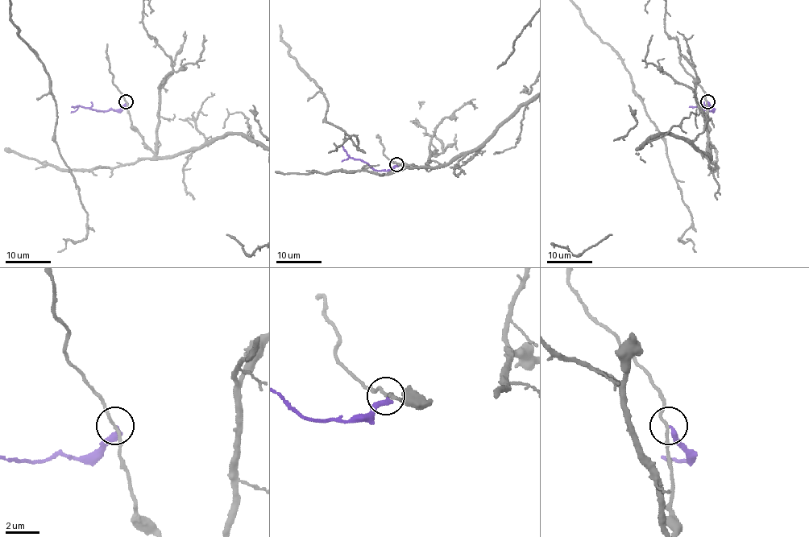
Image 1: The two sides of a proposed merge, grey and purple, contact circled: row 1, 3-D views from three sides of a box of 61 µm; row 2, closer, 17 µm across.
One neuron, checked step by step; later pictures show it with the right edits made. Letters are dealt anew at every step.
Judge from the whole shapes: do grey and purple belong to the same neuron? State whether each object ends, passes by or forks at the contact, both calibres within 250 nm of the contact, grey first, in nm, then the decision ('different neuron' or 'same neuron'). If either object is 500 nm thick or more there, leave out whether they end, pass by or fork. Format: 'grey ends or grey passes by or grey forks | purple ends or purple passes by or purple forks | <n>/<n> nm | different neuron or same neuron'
grey passes by | purple ends | 150/280 nm | different neuron

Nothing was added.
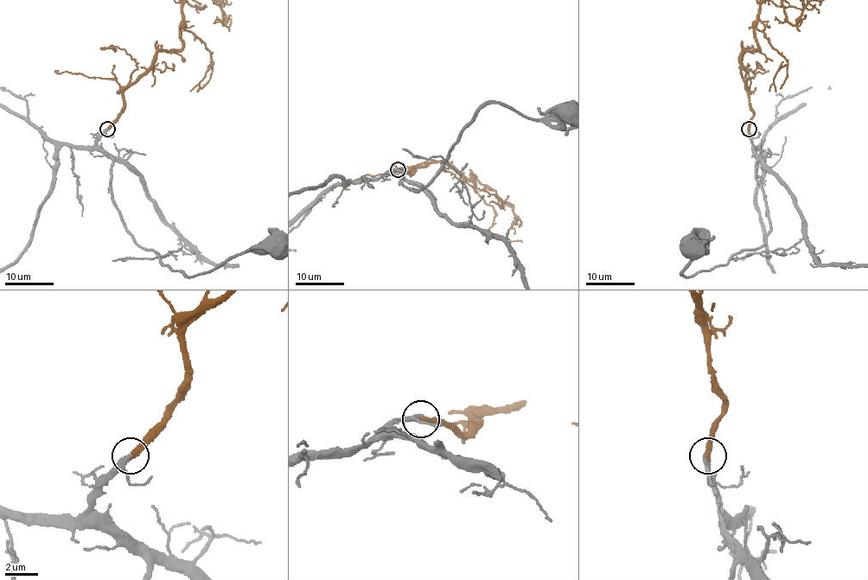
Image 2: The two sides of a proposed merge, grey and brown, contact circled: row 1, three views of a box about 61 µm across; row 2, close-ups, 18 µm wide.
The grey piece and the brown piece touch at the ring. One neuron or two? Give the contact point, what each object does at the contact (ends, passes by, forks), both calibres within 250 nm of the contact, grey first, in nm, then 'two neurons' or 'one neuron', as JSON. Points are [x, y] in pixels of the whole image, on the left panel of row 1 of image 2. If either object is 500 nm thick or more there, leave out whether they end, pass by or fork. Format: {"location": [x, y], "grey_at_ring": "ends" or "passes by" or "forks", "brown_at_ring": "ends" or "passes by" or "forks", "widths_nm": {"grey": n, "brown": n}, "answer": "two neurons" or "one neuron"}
{"location": [107, 129], "grey_at_ring": "passes by", "brown_at_ring": "ends", "widths_nm": {"grey": 240, "brown": 360}, "answer": "one neuron"}

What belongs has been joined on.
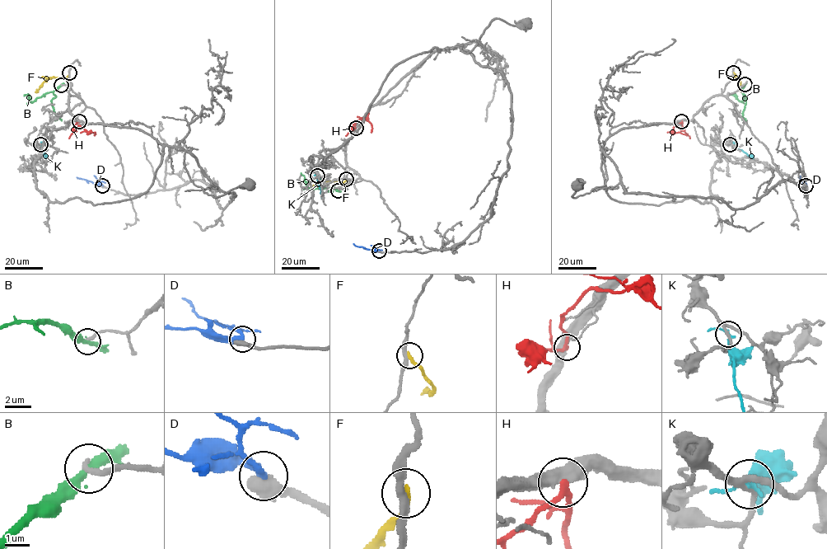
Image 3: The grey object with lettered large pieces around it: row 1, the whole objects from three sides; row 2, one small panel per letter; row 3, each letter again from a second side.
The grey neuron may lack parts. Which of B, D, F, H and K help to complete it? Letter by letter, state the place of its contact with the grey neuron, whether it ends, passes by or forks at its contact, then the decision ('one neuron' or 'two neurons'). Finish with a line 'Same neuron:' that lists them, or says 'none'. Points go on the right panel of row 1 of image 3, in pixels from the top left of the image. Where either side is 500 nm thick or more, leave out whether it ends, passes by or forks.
B: (745, 84) | it passes by | two neurons
D: (805, 185) | one neuron
F: (733, 72) | it ends | two neurons
H: (681, 121) | two neurons
K: (730, 144) | it passes by | two neurons
Same neuron: D

